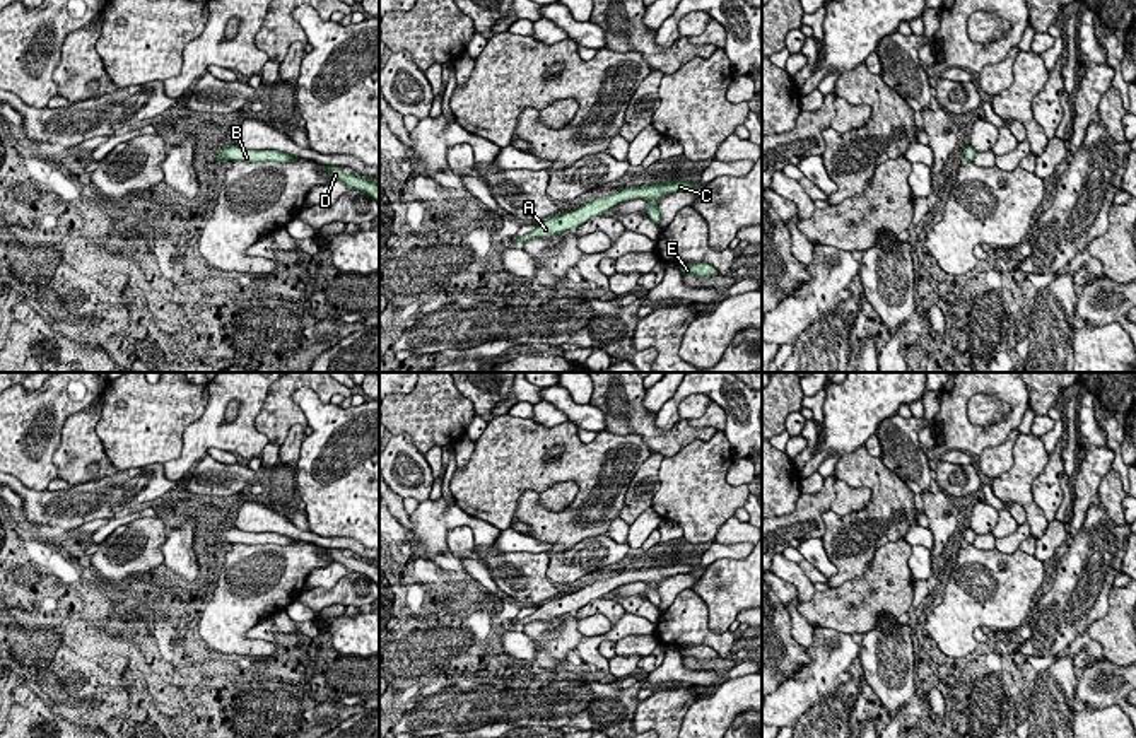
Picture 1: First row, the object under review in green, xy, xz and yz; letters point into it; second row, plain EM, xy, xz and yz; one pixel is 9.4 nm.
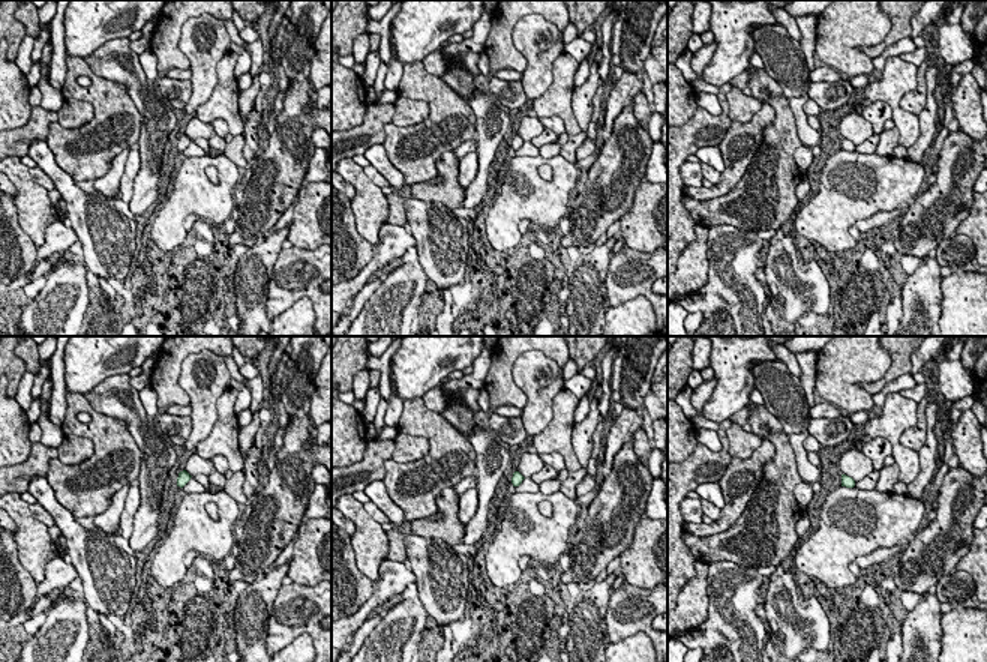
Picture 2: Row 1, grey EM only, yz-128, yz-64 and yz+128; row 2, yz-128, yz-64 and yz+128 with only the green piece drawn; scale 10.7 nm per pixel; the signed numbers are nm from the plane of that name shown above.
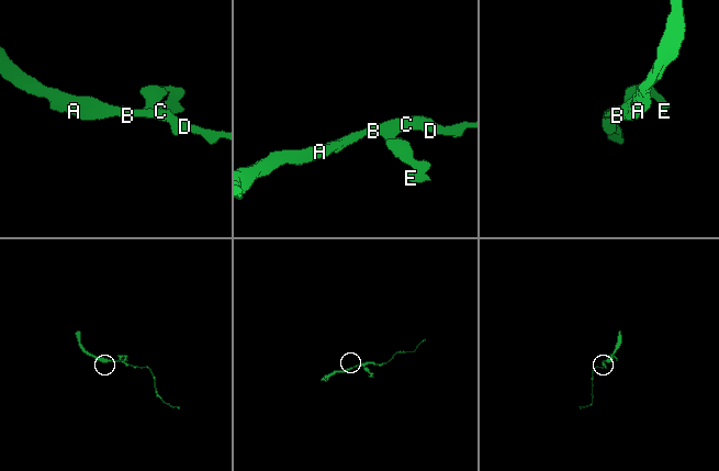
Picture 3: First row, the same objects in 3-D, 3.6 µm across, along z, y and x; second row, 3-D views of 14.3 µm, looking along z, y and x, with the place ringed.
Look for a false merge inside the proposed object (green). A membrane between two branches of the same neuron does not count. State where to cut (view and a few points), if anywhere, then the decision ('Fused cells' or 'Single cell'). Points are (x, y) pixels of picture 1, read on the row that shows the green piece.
No split. Single cell

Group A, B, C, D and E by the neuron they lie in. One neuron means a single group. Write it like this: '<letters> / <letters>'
A B C D E

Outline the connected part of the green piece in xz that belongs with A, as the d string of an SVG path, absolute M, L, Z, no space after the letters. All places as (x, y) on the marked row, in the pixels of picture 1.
M676 179L676 181L666 181L666 183L649 183L649 184L634 186L634 188L620 188L617 193L610 196L594 198L589 203L584 203L571 212L557 214L553 217L536 222L536 227L533 232L521 237L516 236L512 243L524 244L526 241L533 237L550 237L550 236L562 234L565 231L576 231L589 219L598 217L606 210L612 210L617 203L634 200L634 198L644 198L649 202L647 217L659 226L661 215L656 207L658 200L665 195L671 195L676 191L690 191L695 186L697 184L694 184L690 179Z

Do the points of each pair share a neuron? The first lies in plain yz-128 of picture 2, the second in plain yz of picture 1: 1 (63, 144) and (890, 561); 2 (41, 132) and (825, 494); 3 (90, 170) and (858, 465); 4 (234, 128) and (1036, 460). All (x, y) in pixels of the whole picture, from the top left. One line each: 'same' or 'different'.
1: different
2: same
3: same
4: same

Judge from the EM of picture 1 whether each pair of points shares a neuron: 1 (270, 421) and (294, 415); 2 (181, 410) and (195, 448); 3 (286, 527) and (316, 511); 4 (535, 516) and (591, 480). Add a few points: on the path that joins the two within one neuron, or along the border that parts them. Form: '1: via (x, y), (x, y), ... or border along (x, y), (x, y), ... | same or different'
1: via (275, 419), (289, 415) | same
2: border along (209, 392), (168, 462) | different
3: border along (308, 530), (318, 535), (347, 538) | different
4: via (552, 518), (566, 518), (585, 497) | same

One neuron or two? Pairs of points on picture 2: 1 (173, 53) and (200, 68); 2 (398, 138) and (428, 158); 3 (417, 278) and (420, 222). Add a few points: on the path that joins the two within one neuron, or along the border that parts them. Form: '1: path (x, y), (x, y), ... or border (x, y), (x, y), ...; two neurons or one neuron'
1: border (180, 27), (180, 50), (191, 68); two neurons
2: path (405, 135), (420, 150); one neuron
3: border (417, 260), (426, 276); two neurons

